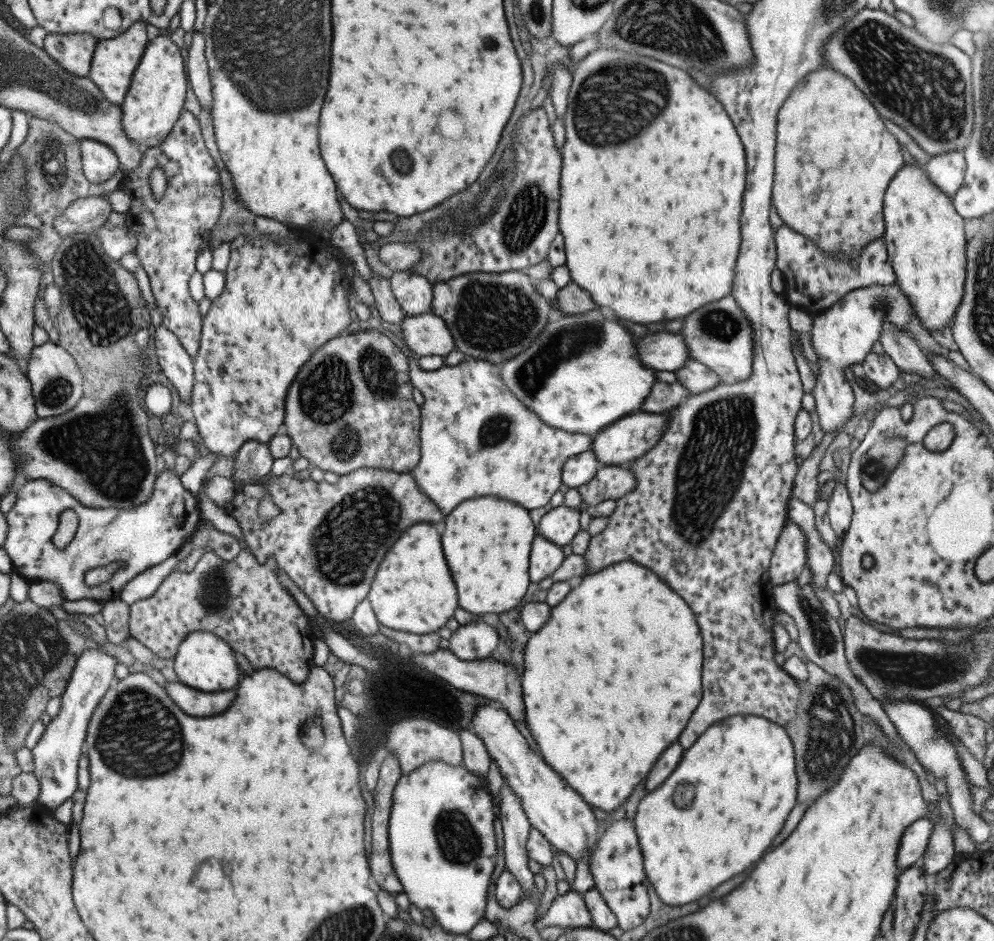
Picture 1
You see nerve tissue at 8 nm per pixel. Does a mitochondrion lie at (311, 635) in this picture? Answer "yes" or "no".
no

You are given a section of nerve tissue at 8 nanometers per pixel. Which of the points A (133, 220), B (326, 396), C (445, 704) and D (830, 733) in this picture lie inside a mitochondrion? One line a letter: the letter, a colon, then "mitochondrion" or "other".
A: other
B: mitochondrion
C: other
D: mitochondrion

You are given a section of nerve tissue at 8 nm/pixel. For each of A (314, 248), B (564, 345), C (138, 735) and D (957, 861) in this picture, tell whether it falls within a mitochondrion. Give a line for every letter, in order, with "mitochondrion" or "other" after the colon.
A: other
B: mitochondrion
C: mitochondrion
D: other

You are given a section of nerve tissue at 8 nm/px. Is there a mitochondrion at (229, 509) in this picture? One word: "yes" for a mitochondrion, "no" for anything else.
no

